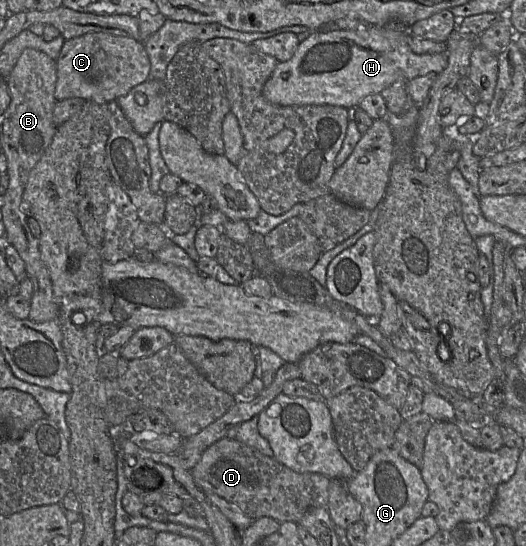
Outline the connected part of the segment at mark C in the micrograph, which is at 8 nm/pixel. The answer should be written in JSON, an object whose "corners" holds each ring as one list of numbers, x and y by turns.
{"corners":[[91,32,66,39,55,61,57,101,83,98,98,104,116,101,119,97,150,78,150,60,143,42,130,37]]}

